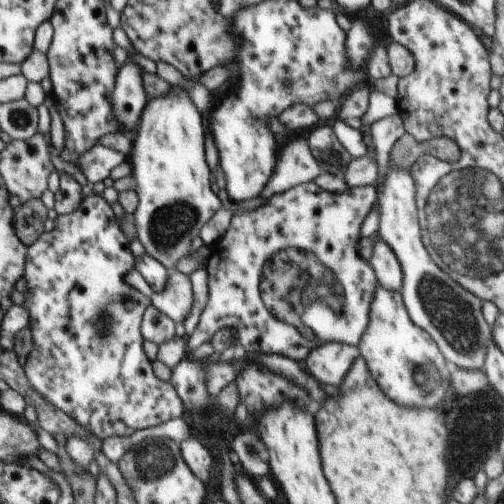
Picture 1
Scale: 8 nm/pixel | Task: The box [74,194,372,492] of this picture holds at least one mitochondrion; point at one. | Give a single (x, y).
(294, 282)

